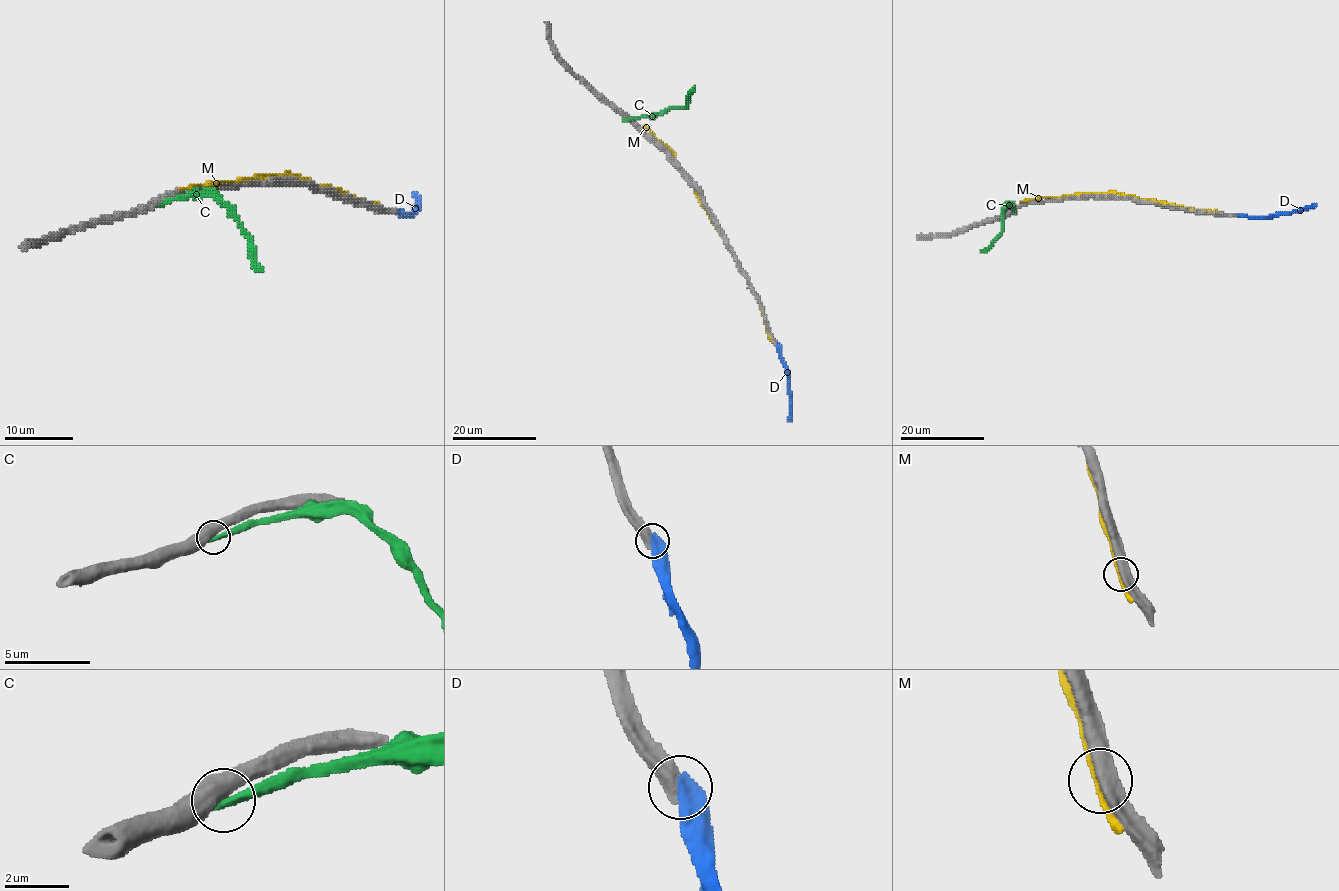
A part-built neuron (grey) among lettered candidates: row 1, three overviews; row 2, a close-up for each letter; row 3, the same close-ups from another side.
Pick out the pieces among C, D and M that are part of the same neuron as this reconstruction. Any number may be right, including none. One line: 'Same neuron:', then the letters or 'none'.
Same neuron: D

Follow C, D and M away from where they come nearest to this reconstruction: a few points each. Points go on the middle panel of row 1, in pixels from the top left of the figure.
C: (629, 118), (683, 108), (695, 86)
D: (777, 344), (779, 358), (786, 368), (790, 421)
M: (769, 334), (759, 300), (741, 264), (700, 203), (695, 186), (675, 155), (644, 126)

